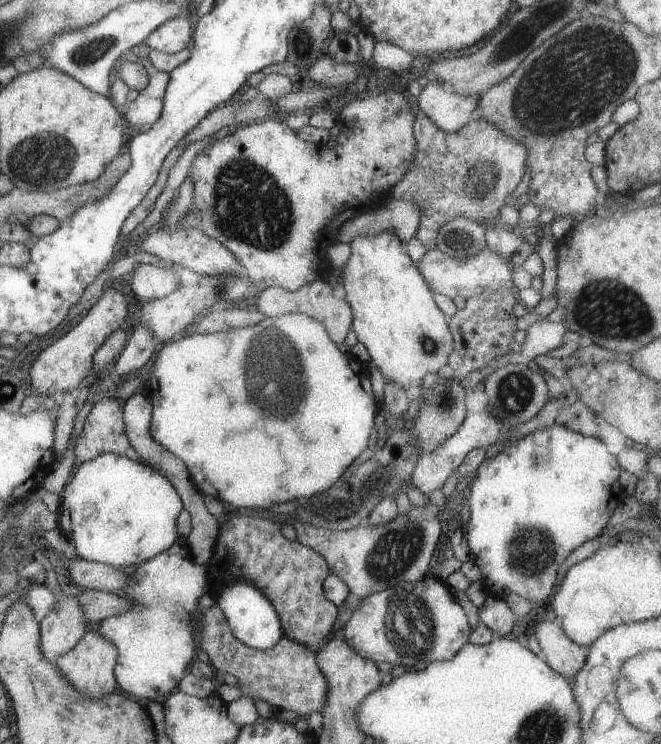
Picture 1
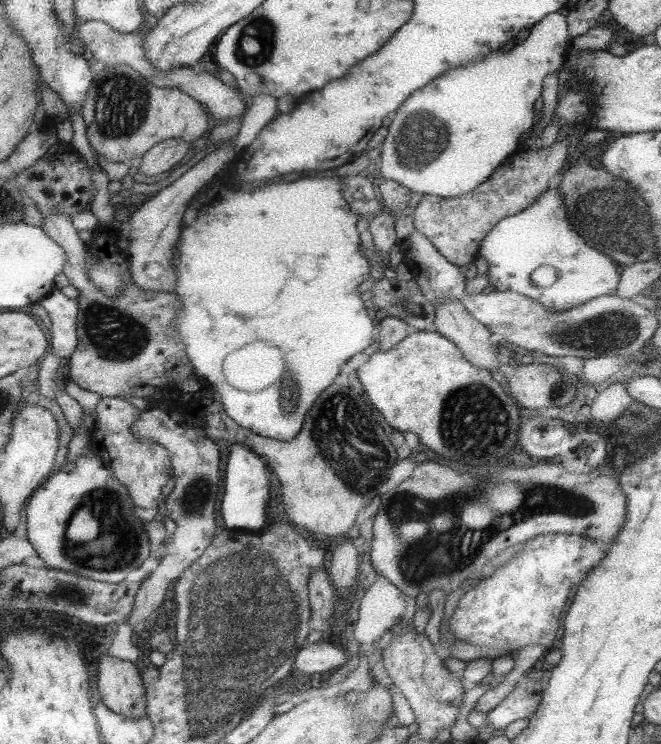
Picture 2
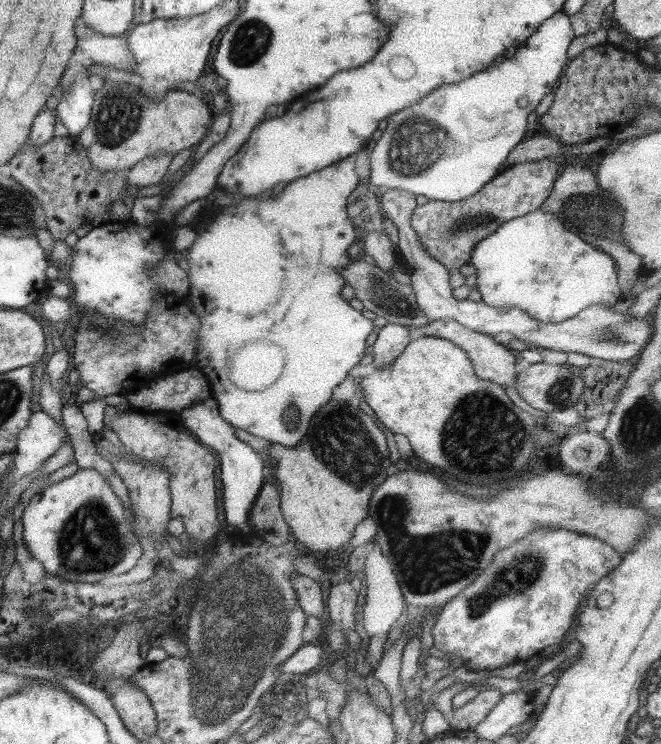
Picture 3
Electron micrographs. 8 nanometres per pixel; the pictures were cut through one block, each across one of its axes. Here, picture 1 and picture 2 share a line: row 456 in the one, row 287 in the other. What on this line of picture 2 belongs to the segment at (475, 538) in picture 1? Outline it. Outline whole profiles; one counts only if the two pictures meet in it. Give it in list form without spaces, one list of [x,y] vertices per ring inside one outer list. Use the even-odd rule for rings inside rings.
[[[557,180],[549,186],[549,189],[529,205],[523,212],[515,213],[511,217],[503,217],[489,232],[481,239],[478,246],[476,258],[481,257],[487,262],[486,279],[487,286],[493,286],[497,292],[516,292],[521,296],[526,296],[534,300],[541,308],[547,312],[563,312],[571,310],[588,300],[598,296],[616,294],[620,267],[608,256],[603,256],[602,252],[587,246],[567,222],[565,204],[559,197],[559,186]],[[539,266],[551,266],[555,272],[555,282],[551,286],[535,286],[531,280],[531,274]]]

